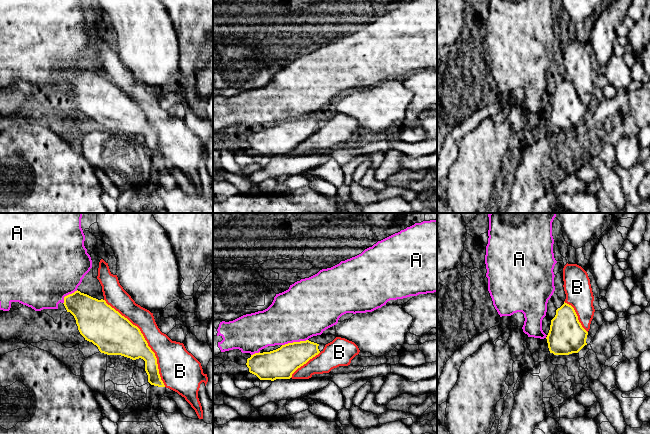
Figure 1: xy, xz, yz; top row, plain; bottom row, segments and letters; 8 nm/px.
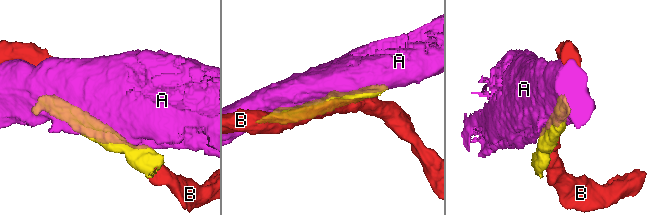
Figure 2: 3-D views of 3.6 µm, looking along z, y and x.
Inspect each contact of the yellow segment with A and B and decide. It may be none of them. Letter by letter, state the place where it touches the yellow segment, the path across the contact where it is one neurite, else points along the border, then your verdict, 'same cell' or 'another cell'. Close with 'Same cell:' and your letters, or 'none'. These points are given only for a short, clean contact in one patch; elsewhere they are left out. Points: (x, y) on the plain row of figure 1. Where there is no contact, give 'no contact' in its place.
A: xz (294, 118) | another cell
B: xy (145, 116) | another cell
Same cell: none

